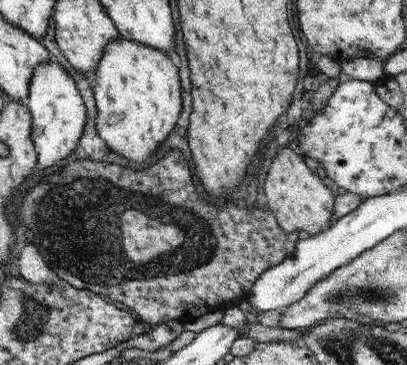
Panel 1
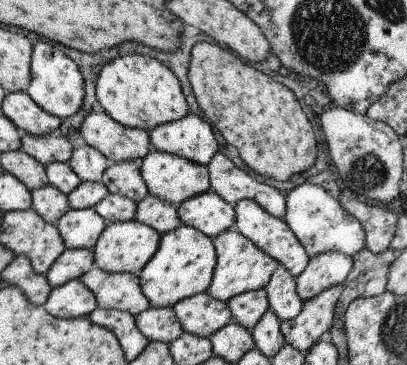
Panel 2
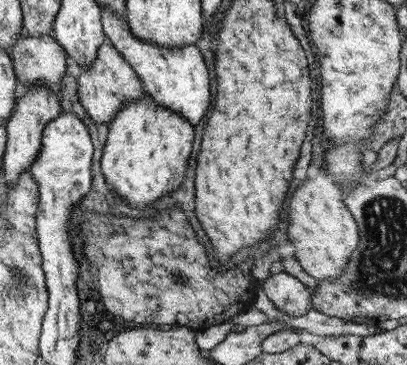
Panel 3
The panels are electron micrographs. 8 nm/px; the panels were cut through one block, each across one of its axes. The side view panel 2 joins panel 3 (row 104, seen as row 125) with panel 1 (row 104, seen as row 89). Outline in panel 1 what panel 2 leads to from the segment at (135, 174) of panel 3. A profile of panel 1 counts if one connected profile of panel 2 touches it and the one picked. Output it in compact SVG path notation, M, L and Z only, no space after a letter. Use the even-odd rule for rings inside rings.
M119 34L107 42L99 64L93 70L97 136L113 152L131 162L143 162L147 156L151 156L159 142L169 136L169 130L179 116L181 78L179 68L173 62L175 60L165 50Z

